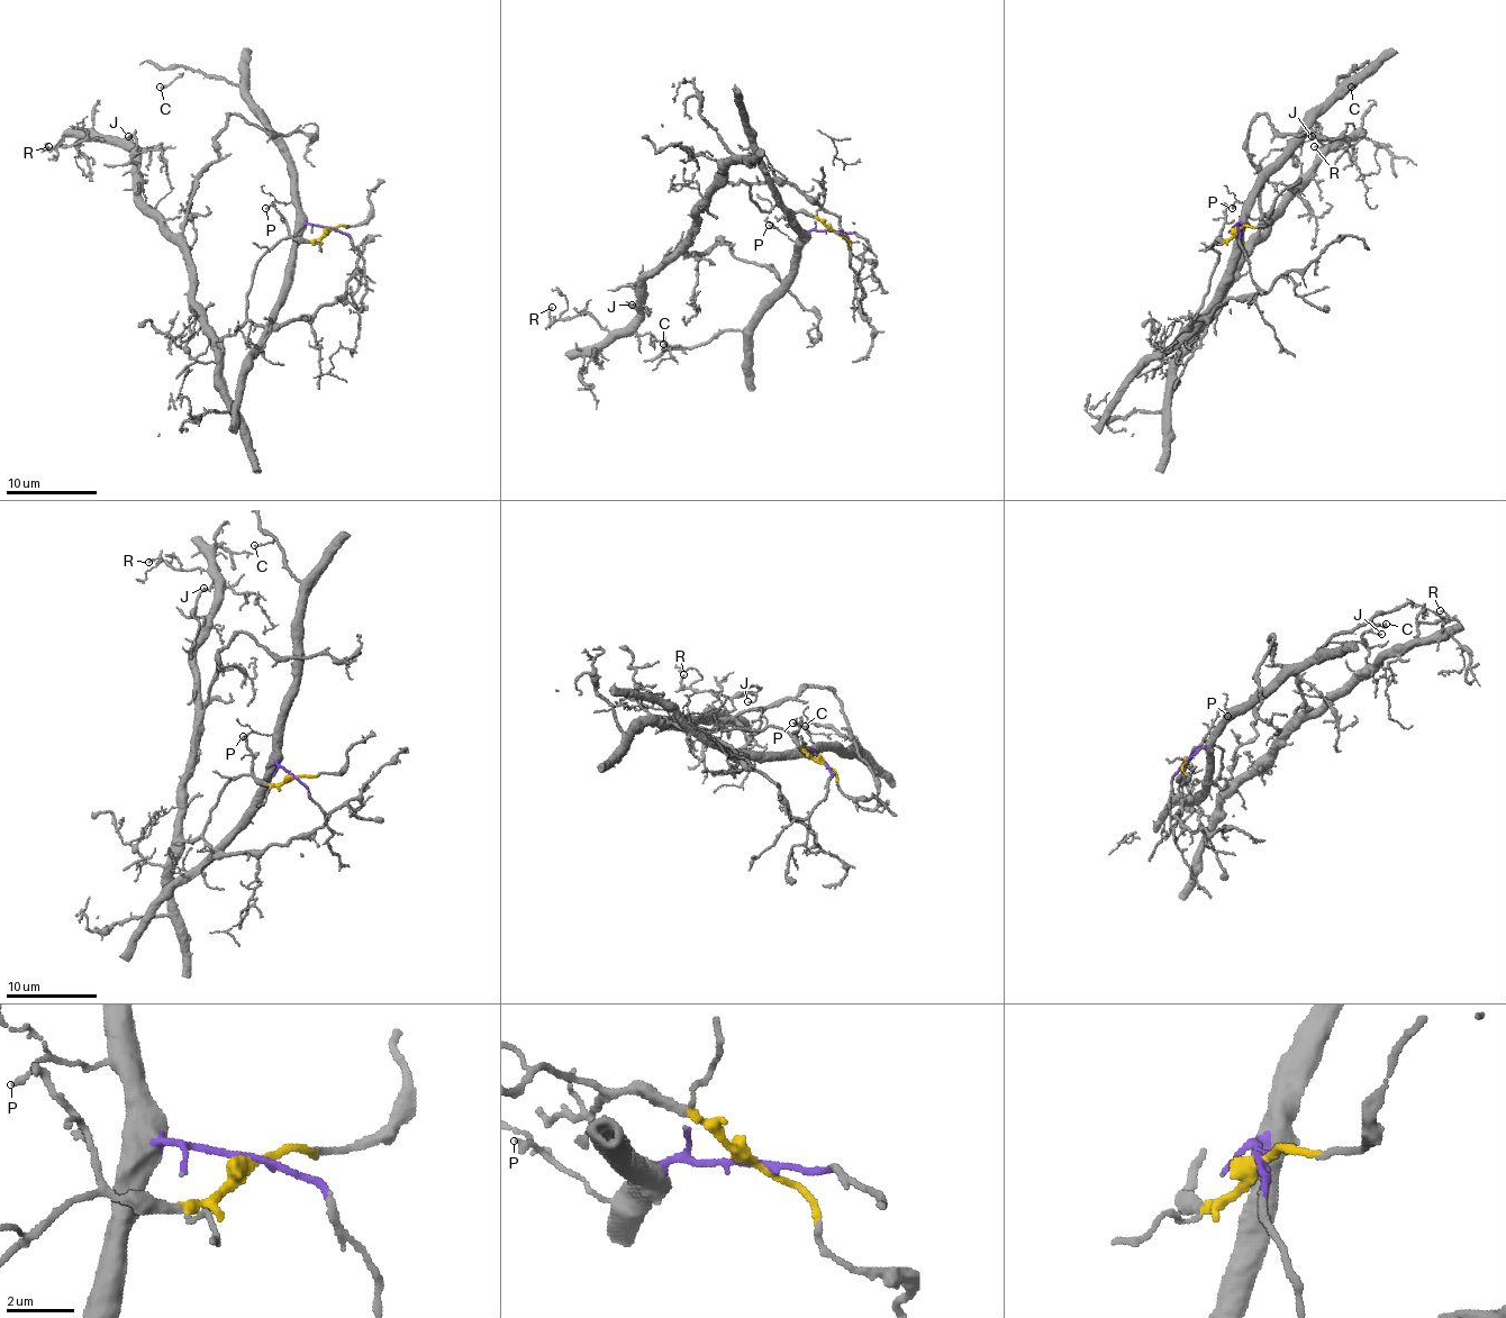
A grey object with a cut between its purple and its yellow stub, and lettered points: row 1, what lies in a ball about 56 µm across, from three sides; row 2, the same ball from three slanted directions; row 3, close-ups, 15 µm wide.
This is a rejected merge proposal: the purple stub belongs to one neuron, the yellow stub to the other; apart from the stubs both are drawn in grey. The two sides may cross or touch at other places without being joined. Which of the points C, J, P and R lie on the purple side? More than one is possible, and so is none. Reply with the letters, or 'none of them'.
C, P

